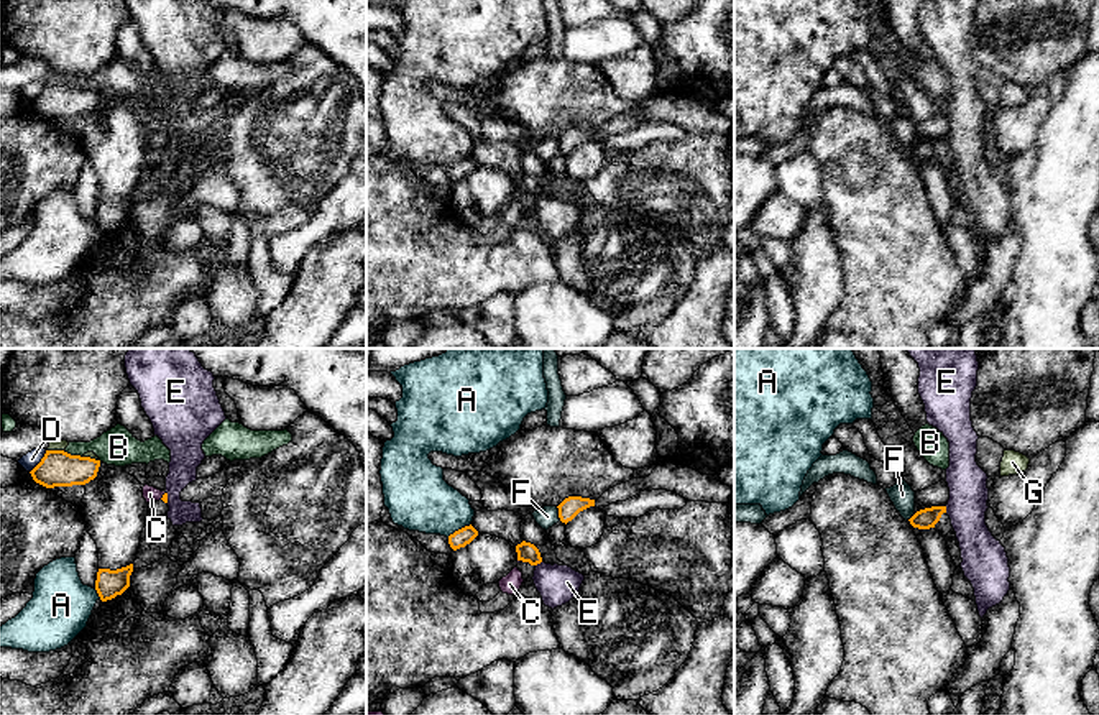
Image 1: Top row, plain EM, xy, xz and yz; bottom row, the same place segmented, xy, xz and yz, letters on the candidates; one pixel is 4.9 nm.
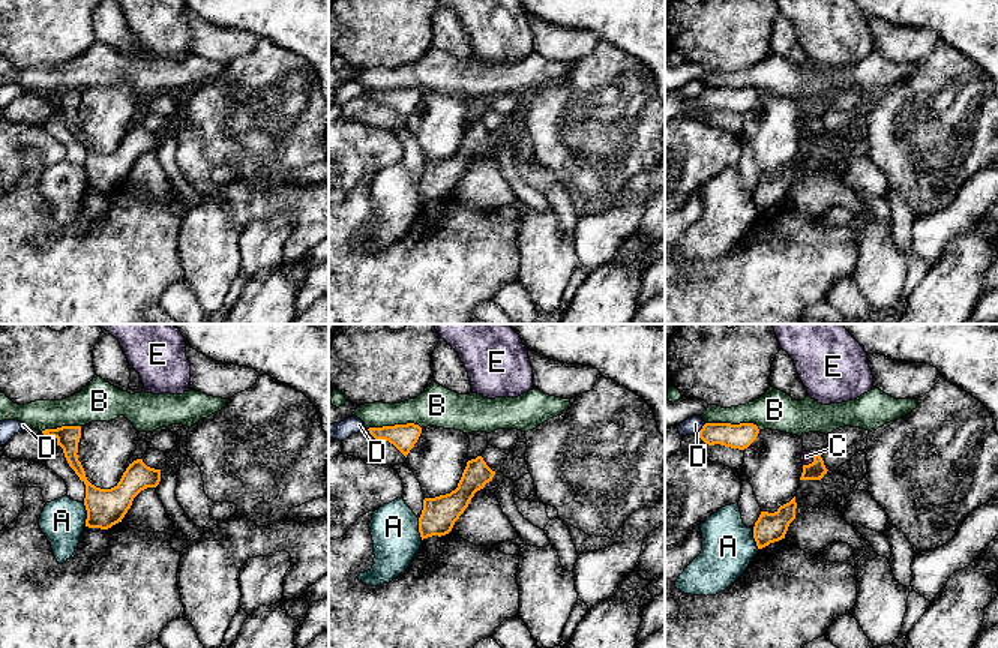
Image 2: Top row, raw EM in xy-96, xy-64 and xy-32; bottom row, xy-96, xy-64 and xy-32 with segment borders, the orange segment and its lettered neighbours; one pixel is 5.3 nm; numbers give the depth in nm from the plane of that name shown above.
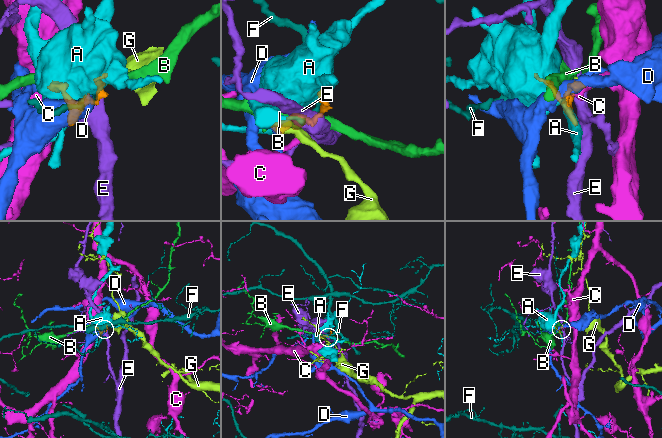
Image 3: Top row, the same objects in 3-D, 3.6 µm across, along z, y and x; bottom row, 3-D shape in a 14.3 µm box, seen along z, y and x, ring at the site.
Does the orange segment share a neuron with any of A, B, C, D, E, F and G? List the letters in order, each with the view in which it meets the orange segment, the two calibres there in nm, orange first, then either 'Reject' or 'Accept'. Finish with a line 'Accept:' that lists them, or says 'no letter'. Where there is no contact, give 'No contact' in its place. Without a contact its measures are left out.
A: Touches orange in xz. Thickness 90 nm (orange) against 300 nm. Reject
B: Touches orange in xy. Thickness 180 nm (orange) against 180 nm. Reject
C: Touches orange in xy. Thickness 30 nm (orange) against 80 nm. Accept
D: Touches orange in xy. Thickness 180 nm (orange) against 80 nm. Reject
E: Touches orange in xz. Thickness 100 nm (orange) against 190 nm. Reject
F: Touches orange in xz. Thickness 100 nm (orange) against 100 nm. Reject
G: Touches orange in xy. Thickness 180 nm (orange) against 60 nm. Reject
Accept: C

